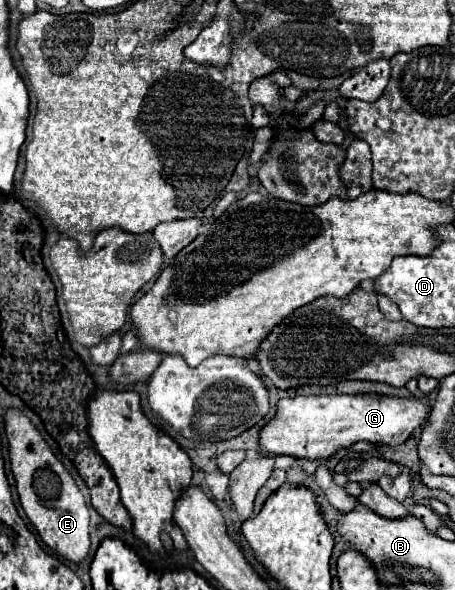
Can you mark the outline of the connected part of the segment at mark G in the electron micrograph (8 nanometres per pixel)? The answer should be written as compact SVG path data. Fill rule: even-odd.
M295 396L279 400L277 416L261 430L259 444L269 454L293 454L305 460L331 458L339 448L349 448L359 440L371 444L399 446L427 424L431 406L427 396Z

